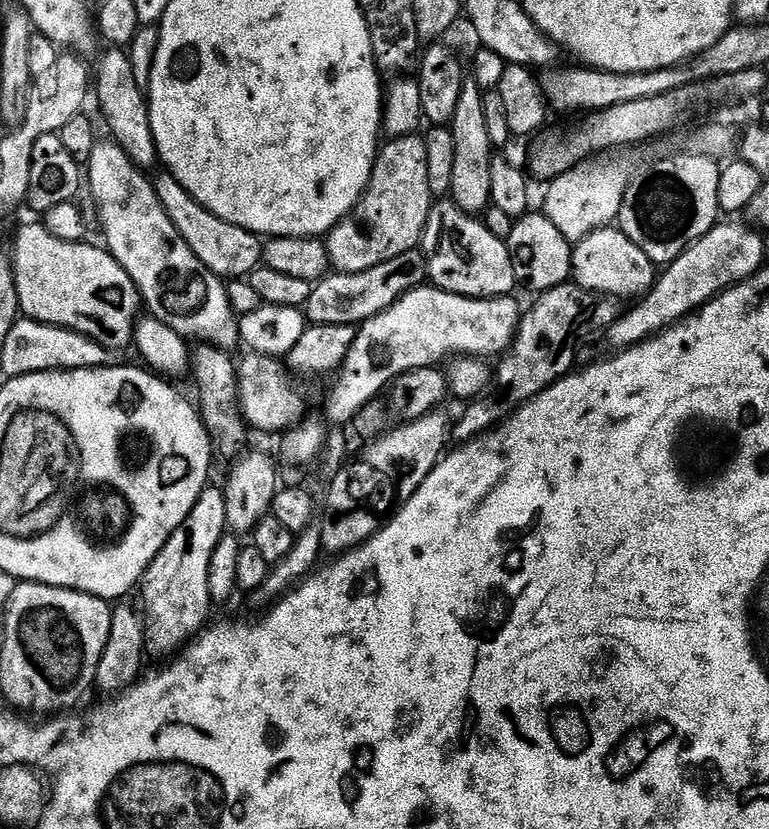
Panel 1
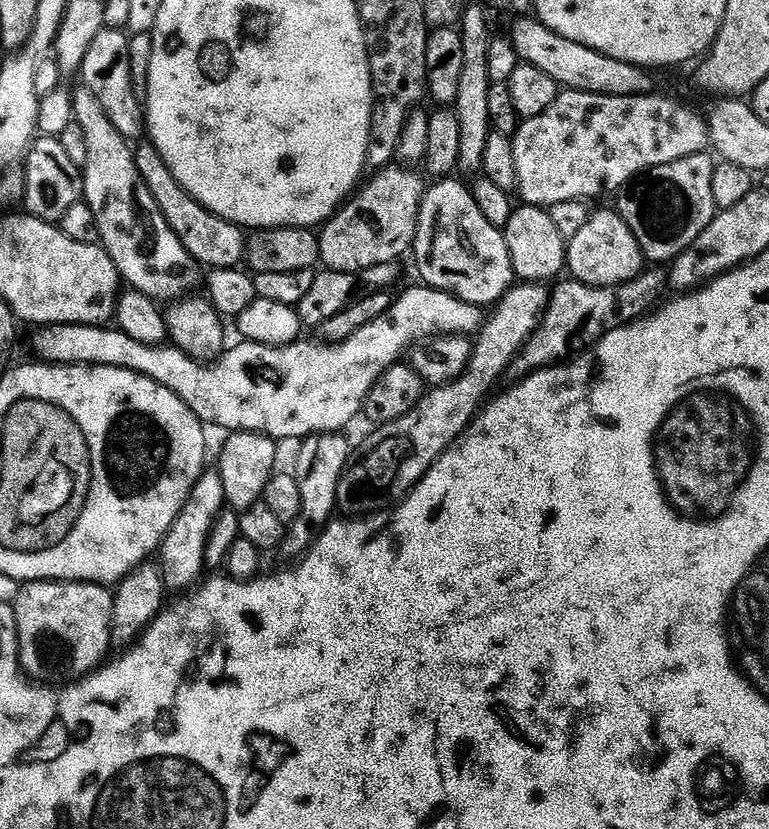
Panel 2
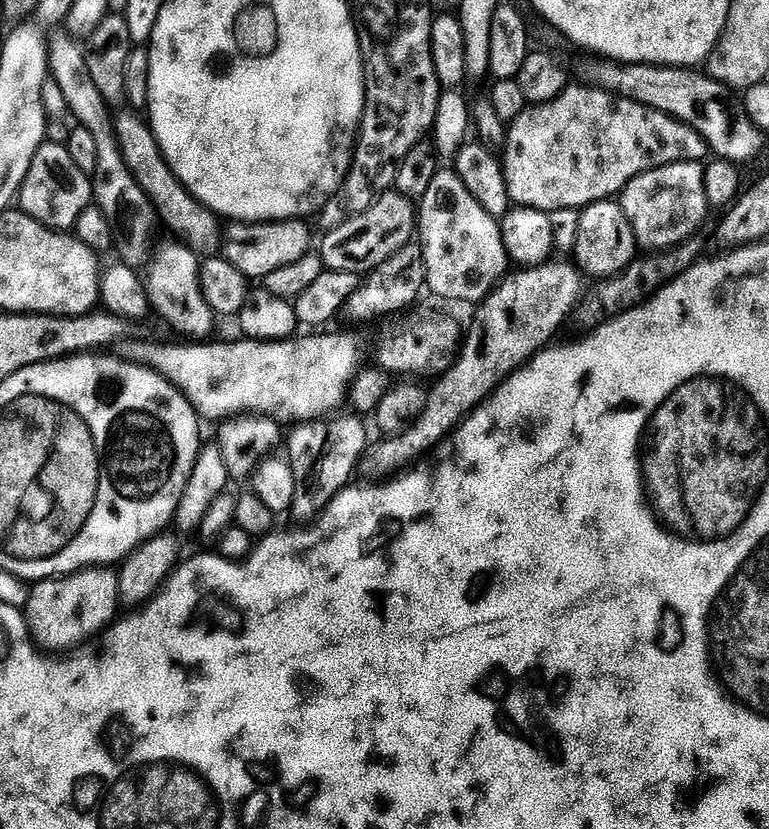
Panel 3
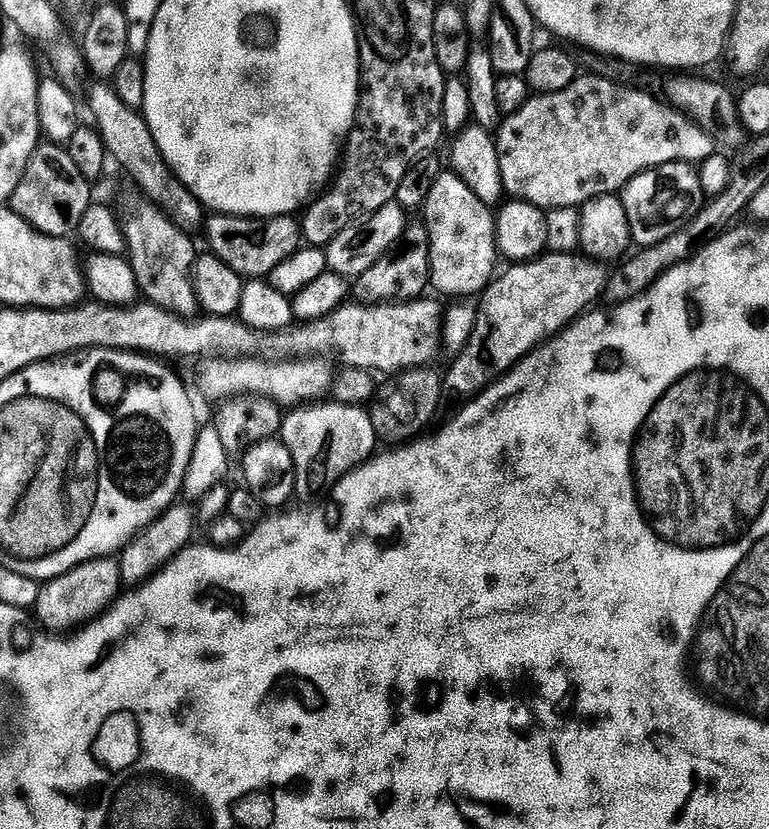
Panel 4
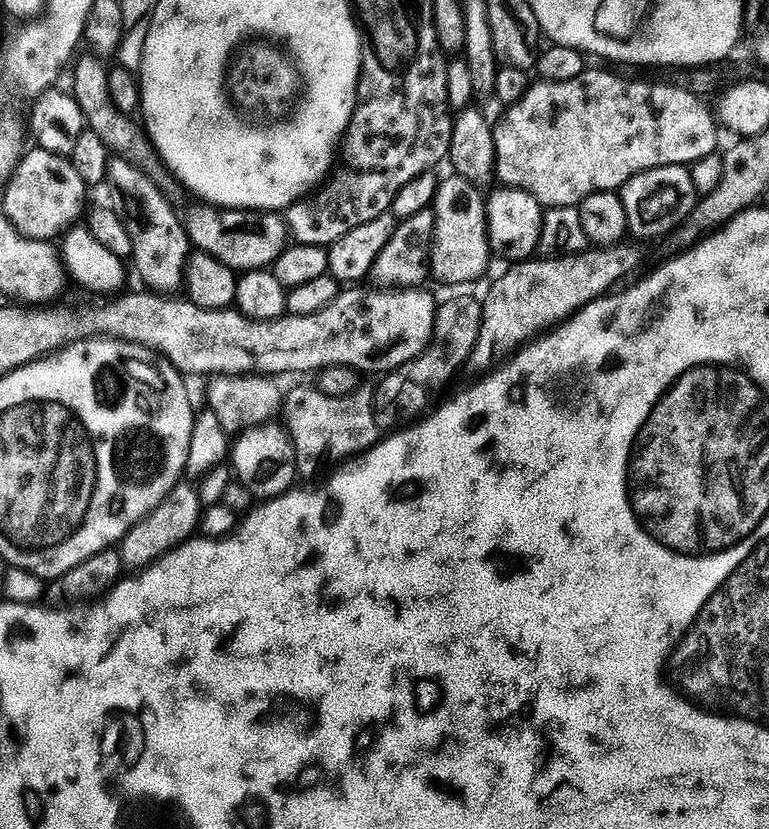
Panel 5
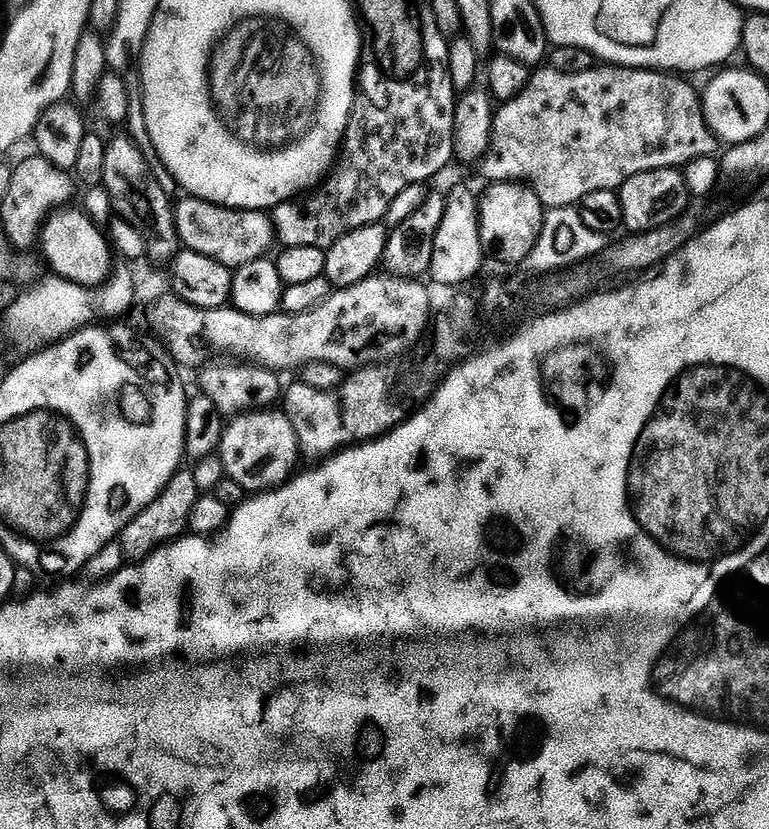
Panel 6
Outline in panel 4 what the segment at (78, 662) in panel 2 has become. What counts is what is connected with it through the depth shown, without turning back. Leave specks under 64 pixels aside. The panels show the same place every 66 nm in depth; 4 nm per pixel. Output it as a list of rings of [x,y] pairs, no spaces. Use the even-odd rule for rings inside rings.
[[[97,558],[85,564],[79,564],[64,576],[55,576],[53,580],[47,581],[41,587],[34,615],[49,628],[47,629],[49,633],[68,634],[91,624],[97,617],[104,615],[121,592],[119,559]]]

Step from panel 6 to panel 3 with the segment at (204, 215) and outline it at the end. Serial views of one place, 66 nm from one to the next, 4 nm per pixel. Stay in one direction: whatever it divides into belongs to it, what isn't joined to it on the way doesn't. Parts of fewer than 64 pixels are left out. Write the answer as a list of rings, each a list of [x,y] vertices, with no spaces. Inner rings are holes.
[[[303,219],[266,220],[263,222],[232,222],[227,226],[228,241],[224,244],[222,256],[236,267],[249,281],[262,282],[266,274],[306,258],[314,248],[312,232]]]

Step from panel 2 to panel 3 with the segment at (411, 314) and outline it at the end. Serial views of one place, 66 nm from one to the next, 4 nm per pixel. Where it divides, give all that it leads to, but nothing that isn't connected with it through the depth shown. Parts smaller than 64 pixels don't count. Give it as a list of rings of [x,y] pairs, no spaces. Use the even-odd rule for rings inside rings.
[[[304,334],[308,336],[297,335],[295,338],[286,340],[249,340],[247,338],[239,338],[233,344],[212,344],[213,342],[176,342],[180,344],[155,344],[152,340],[128,340],[125,339],[124,345],[118,349],[118,355],[122,360],[129,360],[132,364],[141,364],[144,368],[149,368],[158,373],[162,378],[166,378],[171,382],[177,390],[185,398],[192,403],[196,409],[197,416],[205,421],[216,420],[215,422],[223,422],[229,418],[243,416],[245,414],[255,414],[257,416],[268,416],[269,419],[279,422],[284,426],[292,426],[297,422],[307,422],[309,420],[319,420],[328,418],[335,408],[345,407],[346,397],[350,391],[352,380],[355,379],[357,373],[361,371],[360,364],[360,344],[352,336],[320,336],[324,334]]]

